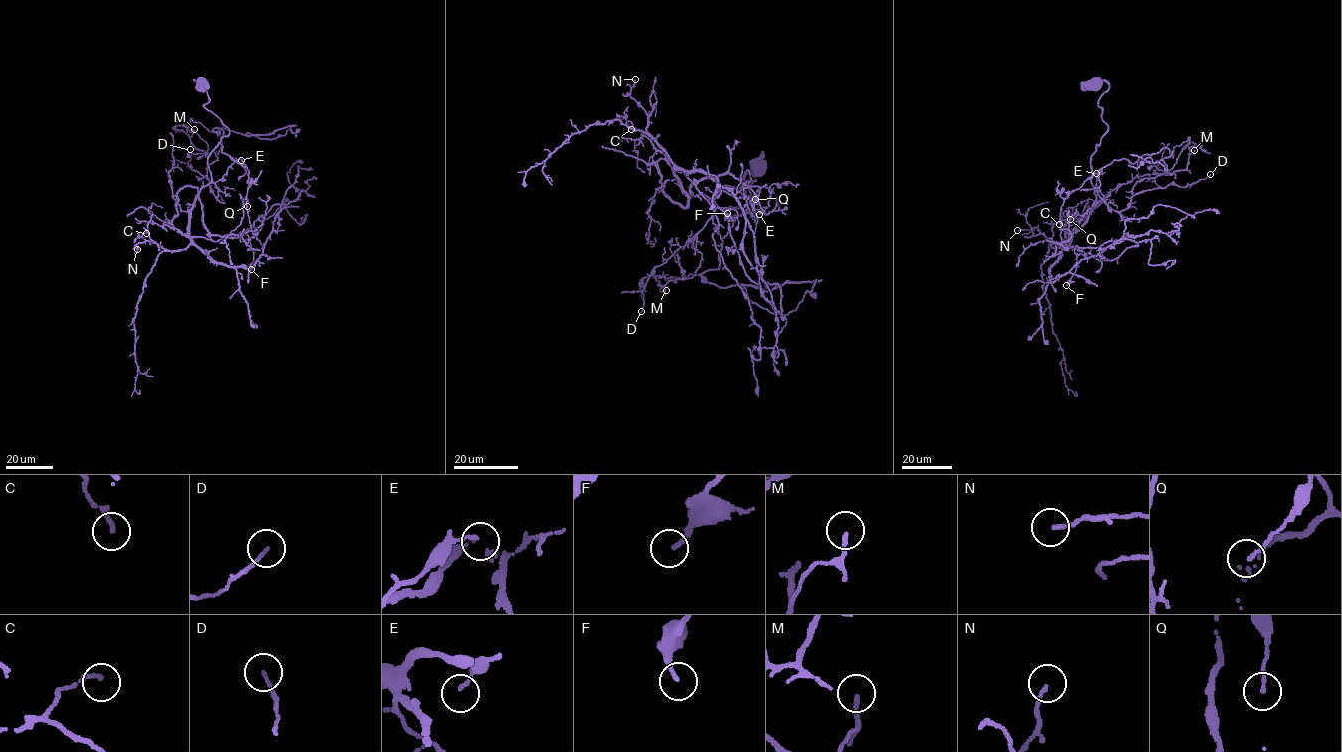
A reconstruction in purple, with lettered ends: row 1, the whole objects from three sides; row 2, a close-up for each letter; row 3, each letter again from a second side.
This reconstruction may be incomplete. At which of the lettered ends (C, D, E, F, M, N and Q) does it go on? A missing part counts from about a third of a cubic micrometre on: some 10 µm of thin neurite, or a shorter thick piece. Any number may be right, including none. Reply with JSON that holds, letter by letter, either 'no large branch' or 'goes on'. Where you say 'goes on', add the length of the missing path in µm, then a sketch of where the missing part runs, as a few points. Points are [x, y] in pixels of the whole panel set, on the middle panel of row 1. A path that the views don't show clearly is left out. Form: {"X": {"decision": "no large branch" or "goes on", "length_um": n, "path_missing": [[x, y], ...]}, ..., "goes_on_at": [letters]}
{"C": {"decision": "no large branch"}, "D": {"decision": "no large branch"}, "E": {"decision": "no large branch"}, "F": {"decision": "no large branch"}, "M": {"decision": "no large branch"}, "N": {"decision": "no large branch"}, "Q": {"decision": "no large branch"}, "goes_on_at": []}

